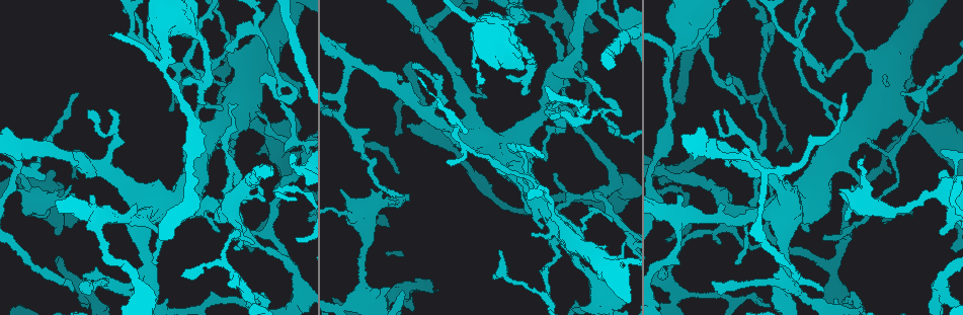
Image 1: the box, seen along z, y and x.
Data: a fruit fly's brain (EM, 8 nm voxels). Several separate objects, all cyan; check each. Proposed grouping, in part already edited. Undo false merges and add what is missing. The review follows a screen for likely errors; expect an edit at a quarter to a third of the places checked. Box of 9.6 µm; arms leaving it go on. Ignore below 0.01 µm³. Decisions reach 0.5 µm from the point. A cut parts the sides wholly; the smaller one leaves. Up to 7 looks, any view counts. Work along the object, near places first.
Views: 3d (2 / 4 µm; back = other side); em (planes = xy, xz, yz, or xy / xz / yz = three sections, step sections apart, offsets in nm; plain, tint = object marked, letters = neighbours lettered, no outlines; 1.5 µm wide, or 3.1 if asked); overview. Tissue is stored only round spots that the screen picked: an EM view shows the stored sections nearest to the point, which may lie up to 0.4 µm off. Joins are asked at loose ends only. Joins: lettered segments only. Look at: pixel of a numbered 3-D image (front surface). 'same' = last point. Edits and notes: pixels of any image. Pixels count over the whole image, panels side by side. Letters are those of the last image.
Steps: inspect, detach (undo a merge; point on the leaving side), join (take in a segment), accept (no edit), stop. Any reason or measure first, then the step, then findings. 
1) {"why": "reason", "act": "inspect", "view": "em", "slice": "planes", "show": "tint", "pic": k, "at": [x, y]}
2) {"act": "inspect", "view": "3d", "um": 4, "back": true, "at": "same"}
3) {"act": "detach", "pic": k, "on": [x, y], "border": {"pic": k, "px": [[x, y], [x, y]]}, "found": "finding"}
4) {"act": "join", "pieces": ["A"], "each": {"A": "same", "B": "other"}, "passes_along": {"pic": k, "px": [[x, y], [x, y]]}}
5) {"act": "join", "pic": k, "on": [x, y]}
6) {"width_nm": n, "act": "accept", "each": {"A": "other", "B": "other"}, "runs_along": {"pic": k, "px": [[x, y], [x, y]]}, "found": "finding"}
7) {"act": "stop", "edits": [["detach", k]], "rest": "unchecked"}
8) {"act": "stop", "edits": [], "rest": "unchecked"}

{"why": "arms part here", "act": "inspect", "view": "em", "slice": "planes", "show": "letters", "pic": 1, "at": [604, 108]}

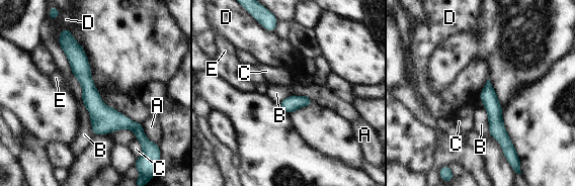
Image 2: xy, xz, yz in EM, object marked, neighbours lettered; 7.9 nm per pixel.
{"act": "accept", "each": {"A": "other", "B": "other", "C": "other", "D": "other", "E": "other"}, "runs_along": {"pic": 2, "px": [[69, 39], [91, 99], [138, 134]]}, "found": "continuous, no second cell"}

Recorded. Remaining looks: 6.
{"act": "inspect", "view": "3d", "um": 2, "pic": 1, "at": [493, 277]}

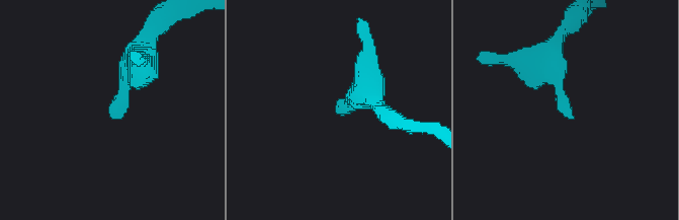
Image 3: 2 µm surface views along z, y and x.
{"act": "inspect", "view": "em", "slice": "planes", "show": "tint", "pic": 3, "at": [571, 119]}

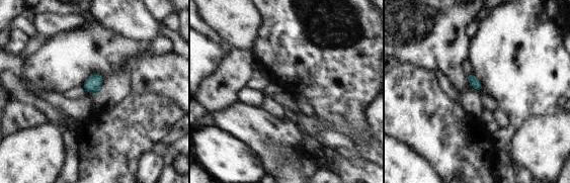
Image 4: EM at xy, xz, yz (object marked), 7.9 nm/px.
{"act": "inspect", "view": "em", "slice": "planes", "show": "letters", "at": "same"}

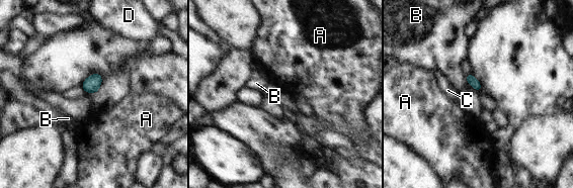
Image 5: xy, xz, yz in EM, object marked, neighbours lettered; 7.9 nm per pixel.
{"act": "accept", "each": {"A": "other", "B": "other", "C": "other", "D": "other"}, "border": {"pic": 5, "px": [[464, 75], [468, 82]]}, "found": "none of them fits"}

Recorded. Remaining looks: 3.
{"why": "three arms meet", "act": "inspect", "view": "3d", "um": 4, "pic": 1, "at": [13, 170]}

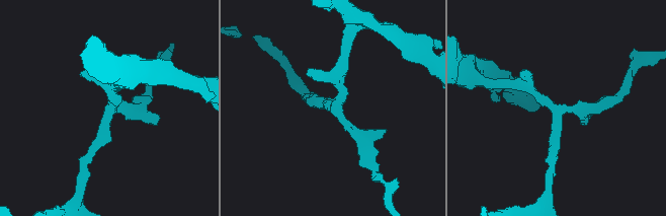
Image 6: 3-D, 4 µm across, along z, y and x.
{"arms": 3, "arm_widths_nm": [170, 200, 200], "act": "inspect", "view": "em", "slice": "xy", "step": 8, "show": "tint", "pic": 6, "at": [554, 112]}

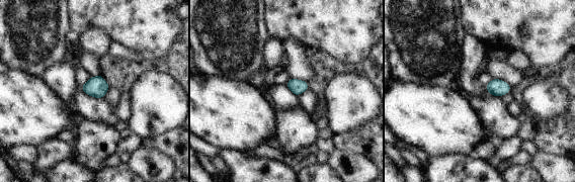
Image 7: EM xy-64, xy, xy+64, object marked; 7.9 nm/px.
{"act": "inspect", "view": "em", "slice": "planes", "show": "letters", "at": "same"}

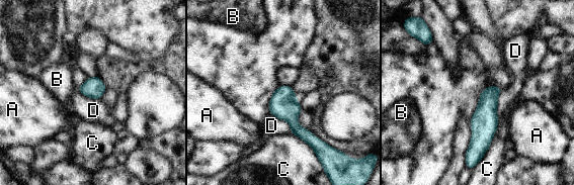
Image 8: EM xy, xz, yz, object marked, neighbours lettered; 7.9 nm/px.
{"act": "accept", "each": {"A": "other", "B": "other", "C": "other", "D": "other"}, "border": {"pic": 8, "px": [[496, 85], [482, 91], [470, 121]]}, "found": "one cell here"}

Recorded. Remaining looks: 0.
{"act": "stop", "edits": [], "rest": "unchecked"}

